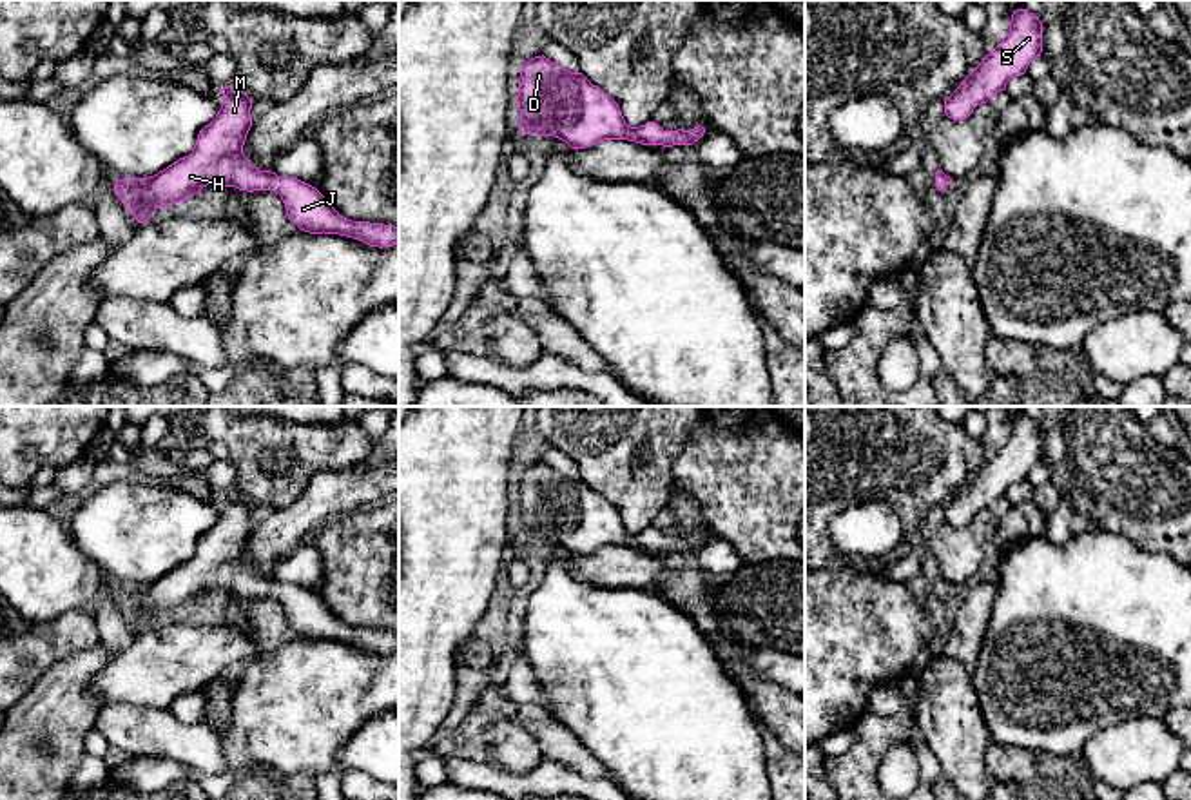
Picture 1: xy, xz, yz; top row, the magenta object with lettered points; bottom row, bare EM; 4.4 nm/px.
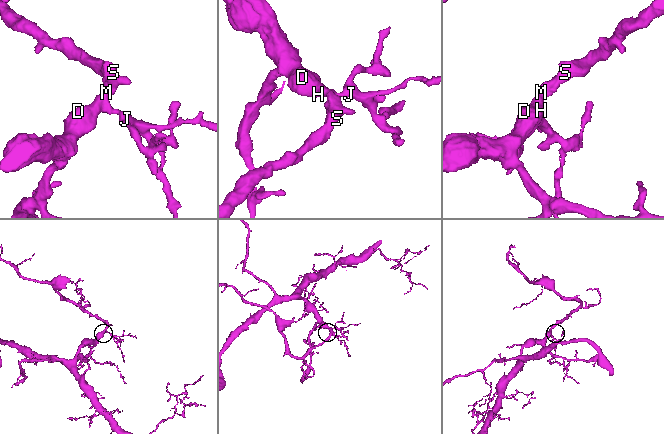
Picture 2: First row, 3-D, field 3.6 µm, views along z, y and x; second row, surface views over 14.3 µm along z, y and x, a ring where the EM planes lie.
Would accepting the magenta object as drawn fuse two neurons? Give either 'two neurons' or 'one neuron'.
one neuron

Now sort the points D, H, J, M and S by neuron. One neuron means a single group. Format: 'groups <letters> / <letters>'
groups D H J M S

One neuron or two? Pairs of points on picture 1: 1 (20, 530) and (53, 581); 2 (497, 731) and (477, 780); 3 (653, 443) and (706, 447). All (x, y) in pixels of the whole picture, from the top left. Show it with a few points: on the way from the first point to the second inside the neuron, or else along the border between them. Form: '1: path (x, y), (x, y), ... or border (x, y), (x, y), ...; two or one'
1: path (20, 543), (20, 548), (40, 568); one
2: border (492, 762), (513, 773), (533, 770); two
3: border (697, 425), (673, 465), (673, 478); two

